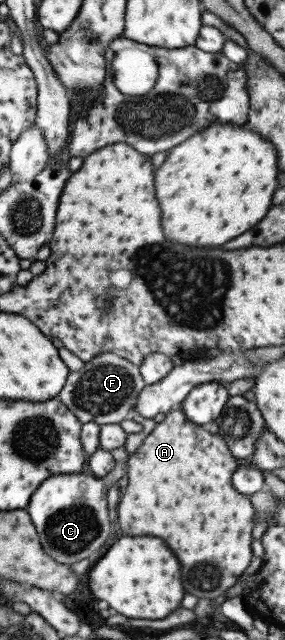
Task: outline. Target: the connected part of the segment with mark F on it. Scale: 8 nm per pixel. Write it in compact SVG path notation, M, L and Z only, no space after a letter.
M108 352L97 354L79 370L69 372L56 398L81 422L96 424L120 423L128 418L140 389L146 384L139 368L118 355Z

